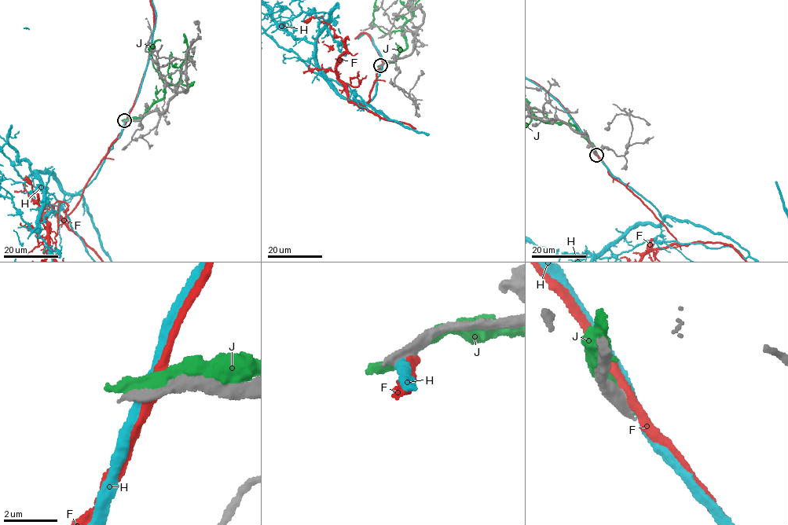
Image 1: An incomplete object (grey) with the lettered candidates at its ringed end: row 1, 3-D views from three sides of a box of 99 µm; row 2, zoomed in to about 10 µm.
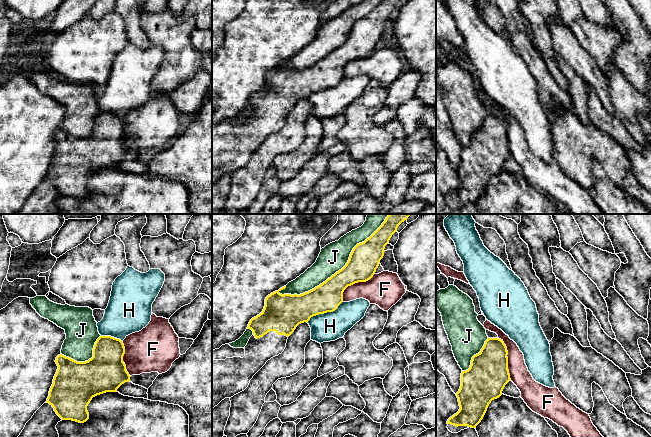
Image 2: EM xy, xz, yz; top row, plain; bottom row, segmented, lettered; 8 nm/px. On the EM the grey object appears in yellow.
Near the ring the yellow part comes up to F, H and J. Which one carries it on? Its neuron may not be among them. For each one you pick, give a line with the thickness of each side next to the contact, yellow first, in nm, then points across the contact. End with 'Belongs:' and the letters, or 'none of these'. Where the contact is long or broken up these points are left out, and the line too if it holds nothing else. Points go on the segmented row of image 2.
Belongs: none of these

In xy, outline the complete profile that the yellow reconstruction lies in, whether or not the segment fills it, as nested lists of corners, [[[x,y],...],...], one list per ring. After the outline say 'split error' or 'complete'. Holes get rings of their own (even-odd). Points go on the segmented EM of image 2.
[[[100,336],[93,348],[93,357],[85,362],[77,362],[62,354],[56,357],[58,366],[49,391],[47,403],[62,420],[72,420],[84,423],[89,419],[87,406],[93,397],[106,393],[117,392],[125,382],[130,381],[130,375],[123,362],[125,347],[120,339],[111,336]]] | complete

